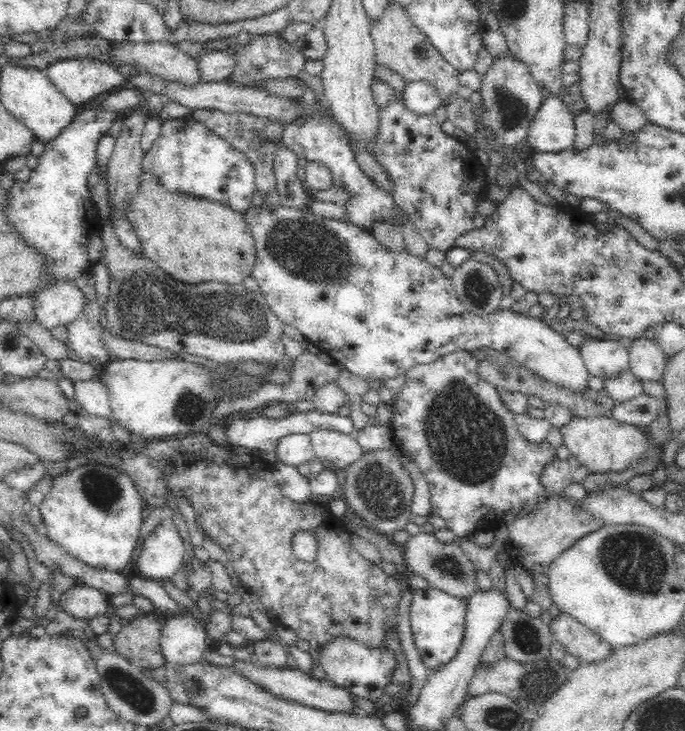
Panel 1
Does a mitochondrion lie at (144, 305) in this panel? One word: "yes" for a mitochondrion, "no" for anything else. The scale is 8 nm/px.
yes

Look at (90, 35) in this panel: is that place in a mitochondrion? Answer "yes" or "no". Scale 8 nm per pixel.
no

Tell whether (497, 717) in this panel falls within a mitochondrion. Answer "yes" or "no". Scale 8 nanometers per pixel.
yes

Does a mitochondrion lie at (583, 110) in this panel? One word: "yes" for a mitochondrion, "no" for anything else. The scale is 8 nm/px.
no

